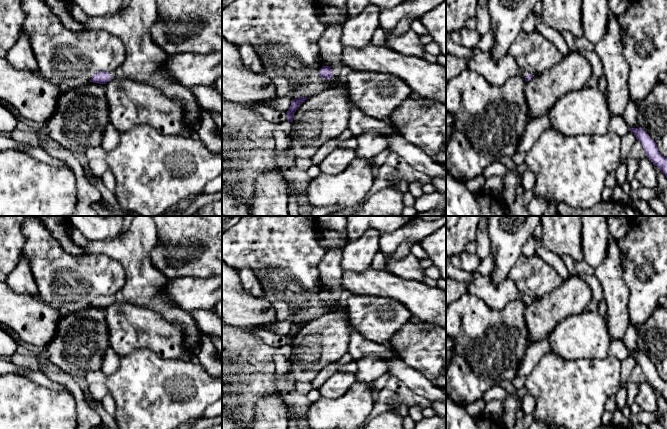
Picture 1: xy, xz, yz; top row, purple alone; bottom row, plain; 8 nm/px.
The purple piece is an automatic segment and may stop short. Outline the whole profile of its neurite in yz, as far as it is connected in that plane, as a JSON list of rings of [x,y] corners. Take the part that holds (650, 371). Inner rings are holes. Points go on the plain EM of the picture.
[[[641,351],[629,352],[629,355],[634,357],[636,363],[641,366],[646,380],[667,402],[667,382],[659,376],[656,366]]]

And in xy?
[[[121,292],[116,293],[115,295],[108,297],[105,295],[100,295],[100,296],[96,296],[90,306],[93,307],[98,307],[98,308],[106,308],[107,306],[109,306],[111,304],[112,301],[116,301],[116,302],[123,302],[123,295],[121,294]]]

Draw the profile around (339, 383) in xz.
[[[336,372],[322,384],[318,391],[321,397],[338,398],[345,394],[354,382],[356,382],[355,374]]]

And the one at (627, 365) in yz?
[[[629,356],[621,361],[621,376],[620,381],[624,384],[628,384],[630,381],[630,376],[635,368],[636,361],[633,356]]]

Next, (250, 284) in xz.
[[[248,268],[239,270],[239,277],[242,289],[246,294],[254,297],[264,296],[262,285],[252,270]]]

